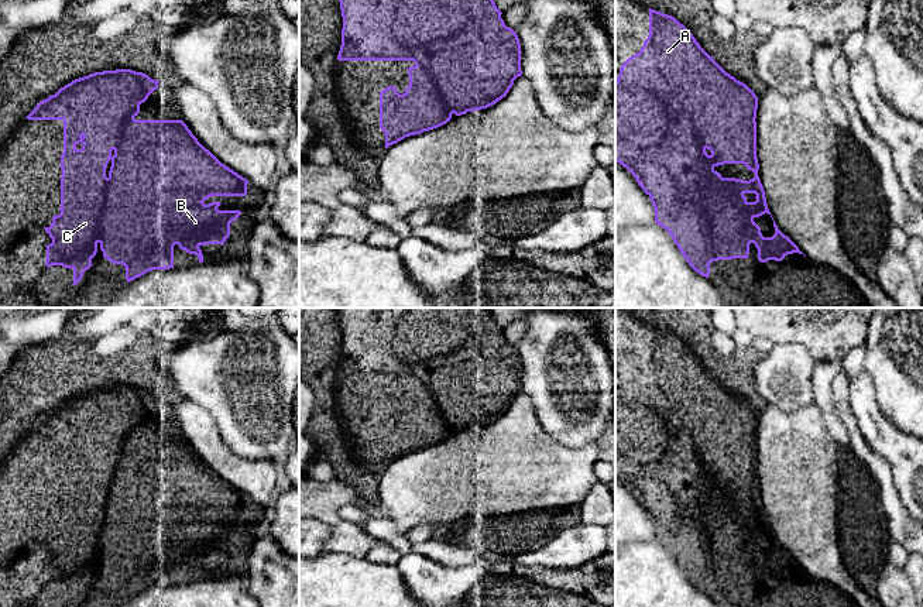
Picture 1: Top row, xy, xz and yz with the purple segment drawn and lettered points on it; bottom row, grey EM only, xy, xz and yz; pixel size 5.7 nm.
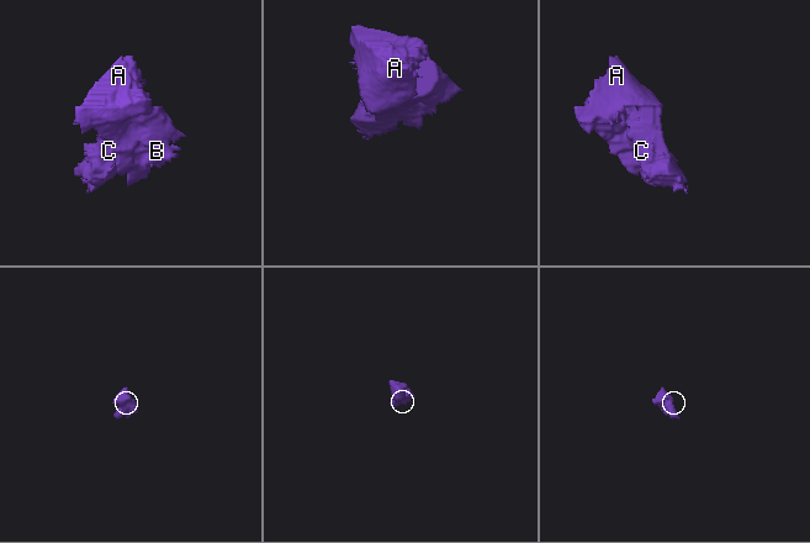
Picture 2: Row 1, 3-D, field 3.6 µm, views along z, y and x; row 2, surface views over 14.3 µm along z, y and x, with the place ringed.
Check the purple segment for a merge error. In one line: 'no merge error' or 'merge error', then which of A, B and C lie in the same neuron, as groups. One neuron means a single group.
no merge error; A B C

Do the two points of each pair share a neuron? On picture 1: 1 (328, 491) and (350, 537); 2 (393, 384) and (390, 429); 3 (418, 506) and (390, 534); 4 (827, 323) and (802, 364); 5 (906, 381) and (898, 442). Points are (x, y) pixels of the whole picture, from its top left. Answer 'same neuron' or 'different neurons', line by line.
1: same neuron
2: same neuron
3: different neurons
4: different neurons
5: different neurons

